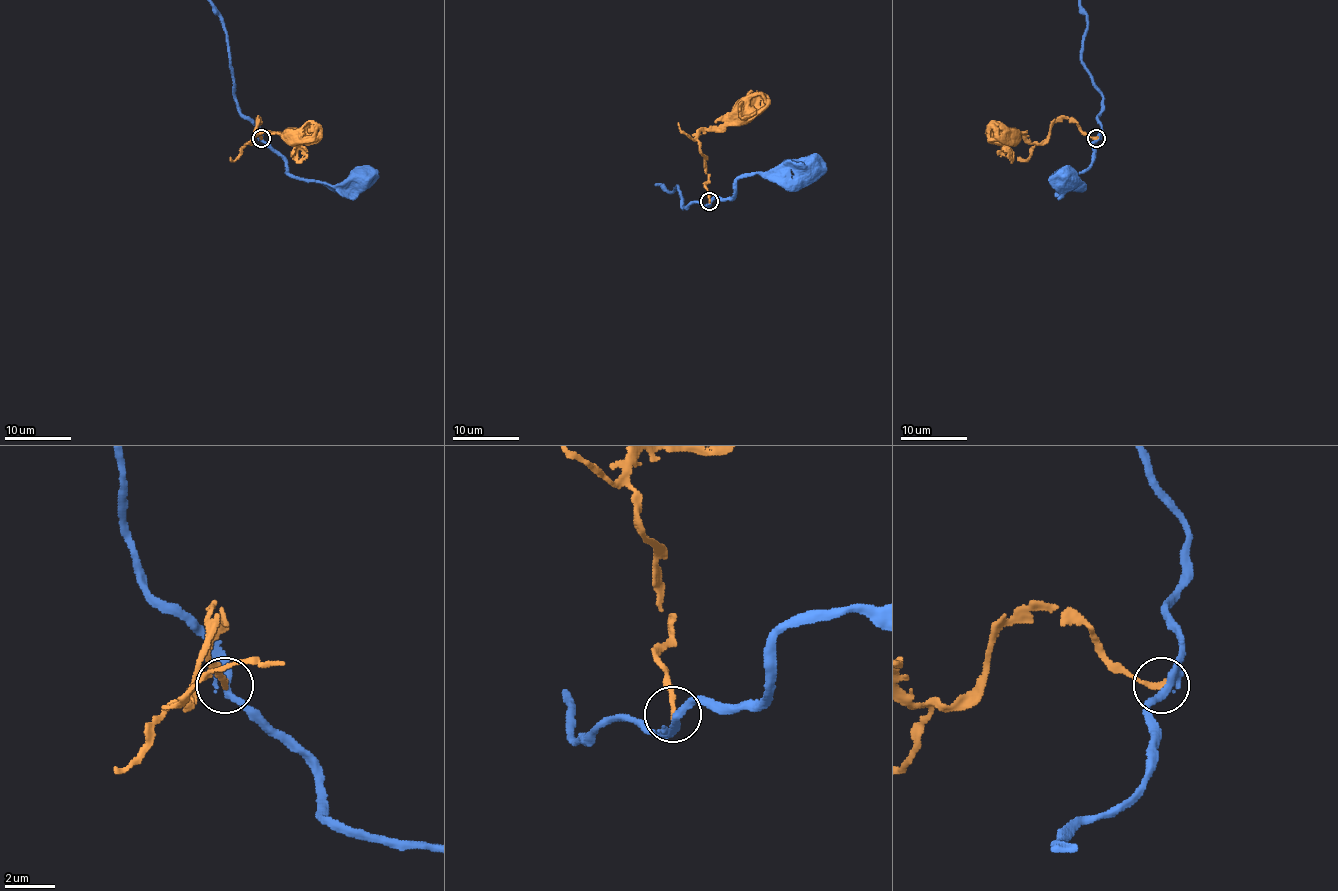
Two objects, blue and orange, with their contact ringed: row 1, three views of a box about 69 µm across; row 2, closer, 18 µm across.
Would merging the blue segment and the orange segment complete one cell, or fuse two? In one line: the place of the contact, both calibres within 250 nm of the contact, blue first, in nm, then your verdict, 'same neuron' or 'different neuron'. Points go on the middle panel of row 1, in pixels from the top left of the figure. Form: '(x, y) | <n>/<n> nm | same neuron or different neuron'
(709, 201) | 320/220 nm | different neuron

